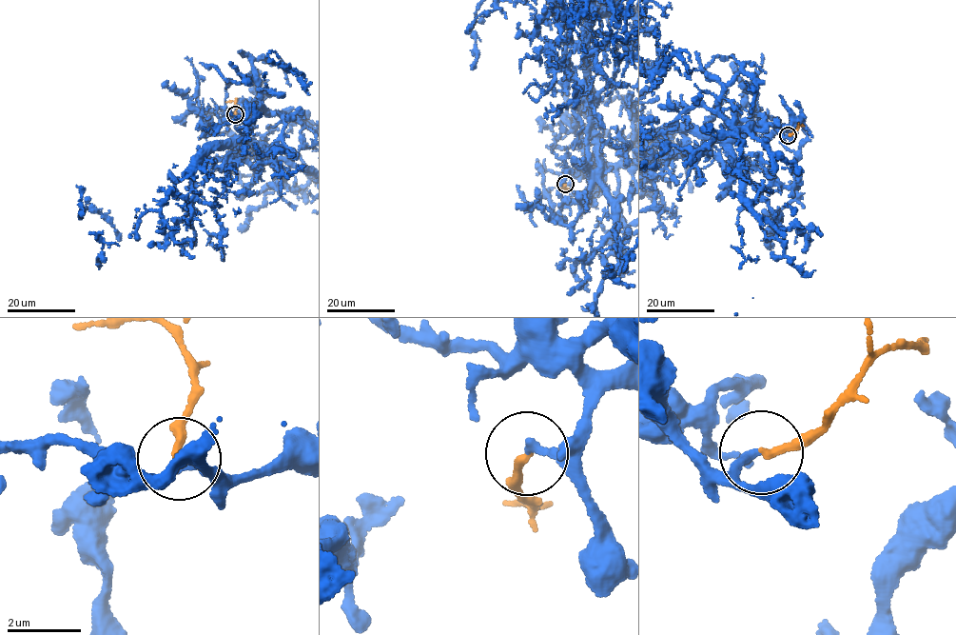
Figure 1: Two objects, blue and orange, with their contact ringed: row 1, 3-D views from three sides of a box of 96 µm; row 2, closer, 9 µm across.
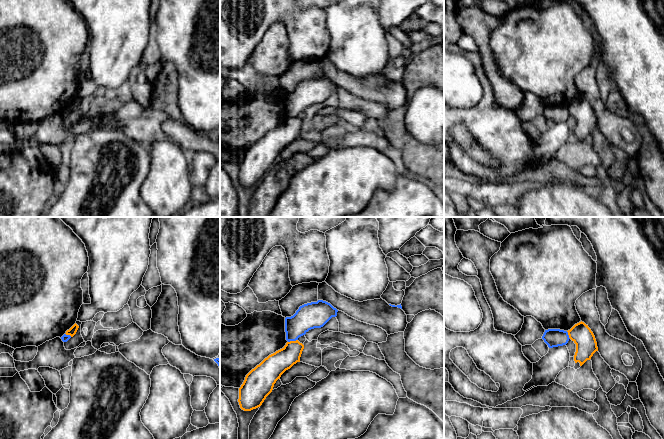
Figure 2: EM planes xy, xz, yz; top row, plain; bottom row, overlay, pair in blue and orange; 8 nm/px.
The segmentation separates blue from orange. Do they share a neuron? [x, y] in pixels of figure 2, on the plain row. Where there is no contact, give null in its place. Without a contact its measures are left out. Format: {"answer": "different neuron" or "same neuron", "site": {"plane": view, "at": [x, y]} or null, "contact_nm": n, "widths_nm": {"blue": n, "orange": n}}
{"answer": "different neuron", "site": {"plane": "xz", "at": [292, 116]}, "contact_nm": 80, "widths_nm": {"blue": 200, "orange": 180}}

